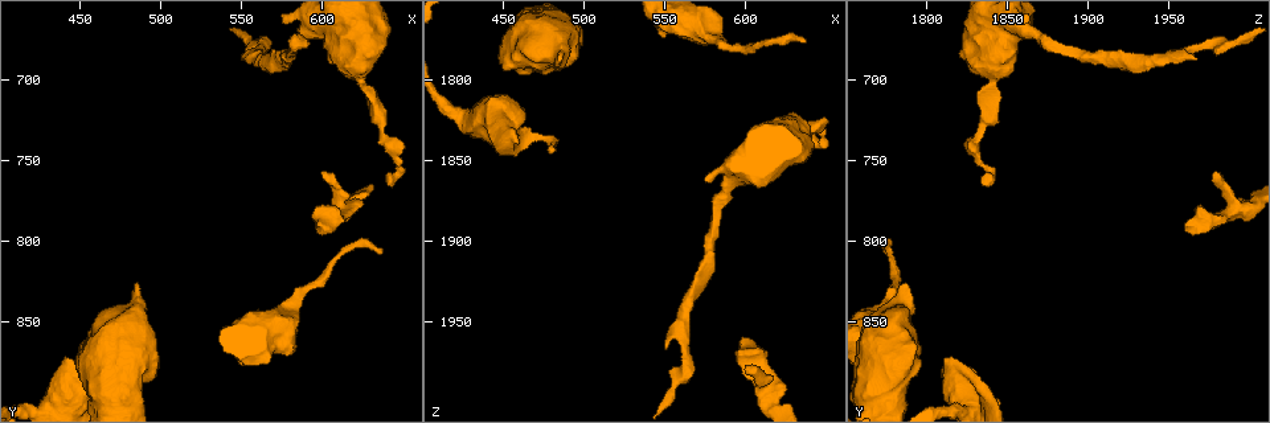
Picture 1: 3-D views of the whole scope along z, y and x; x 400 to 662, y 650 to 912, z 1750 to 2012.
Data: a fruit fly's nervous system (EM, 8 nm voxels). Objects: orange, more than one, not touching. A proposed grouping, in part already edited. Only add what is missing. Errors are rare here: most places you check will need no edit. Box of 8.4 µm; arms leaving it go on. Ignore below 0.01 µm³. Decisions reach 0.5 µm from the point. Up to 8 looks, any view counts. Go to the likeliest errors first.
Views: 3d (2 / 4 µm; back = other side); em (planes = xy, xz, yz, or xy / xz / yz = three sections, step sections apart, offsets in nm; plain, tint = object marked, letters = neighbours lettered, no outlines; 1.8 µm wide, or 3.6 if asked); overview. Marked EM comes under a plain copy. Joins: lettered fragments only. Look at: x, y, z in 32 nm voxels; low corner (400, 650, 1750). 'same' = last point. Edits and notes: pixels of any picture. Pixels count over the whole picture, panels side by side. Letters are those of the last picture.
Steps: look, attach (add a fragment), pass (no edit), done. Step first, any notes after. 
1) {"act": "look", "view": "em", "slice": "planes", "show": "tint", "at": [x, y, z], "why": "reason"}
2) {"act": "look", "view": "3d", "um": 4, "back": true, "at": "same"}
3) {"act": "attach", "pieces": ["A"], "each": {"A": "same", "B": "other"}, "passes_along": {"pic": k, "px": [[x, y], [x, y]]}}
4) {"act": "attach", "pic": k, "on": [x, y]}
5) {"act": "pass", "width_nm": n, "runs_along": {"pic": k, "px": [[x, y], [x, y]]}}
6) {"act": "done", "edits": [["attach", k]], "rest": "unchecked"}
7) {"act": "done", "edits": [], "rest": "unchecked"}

{"act": "look", "view": "3d", "um": 2, "at": [602, 758, 1976], "why": "branch stops here"}

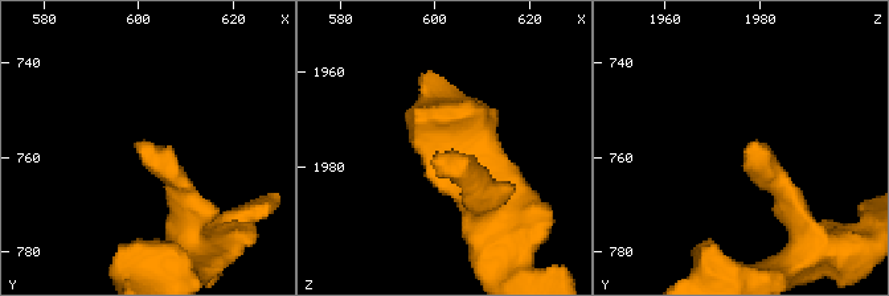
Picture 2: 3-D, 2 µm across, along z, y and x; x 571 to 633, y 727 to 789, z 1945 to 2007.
{"act": "look", "view": "em", "slice": "yz", "step": 4, "show": "letters", "at": [601, 759, 1978]}

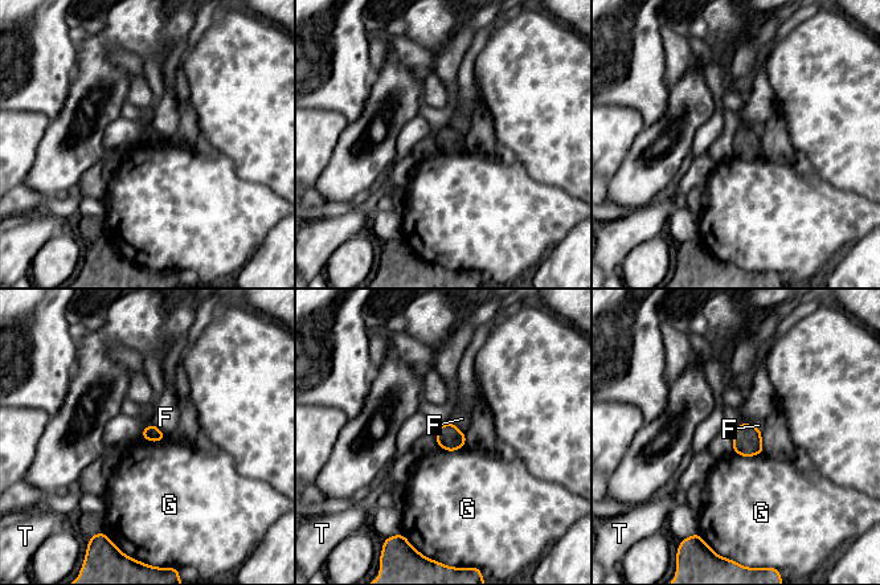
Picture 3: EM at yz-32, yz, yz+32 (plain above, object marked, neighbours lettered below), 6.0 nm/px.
{"act": "pass", "each": {"F": "other", "G": "other", "T": "other"}, "border": {"pic": 3, "px": [[733, 451], [745, 457], [762, 453]]}, "found": "no lettered fragment goes on from it"}

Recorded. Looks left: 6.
{"act": "look", "view": "em", "slice": "yz", "step": 4, "show": "tint", "at": [484, 826, 1786], "why": "thick end"}

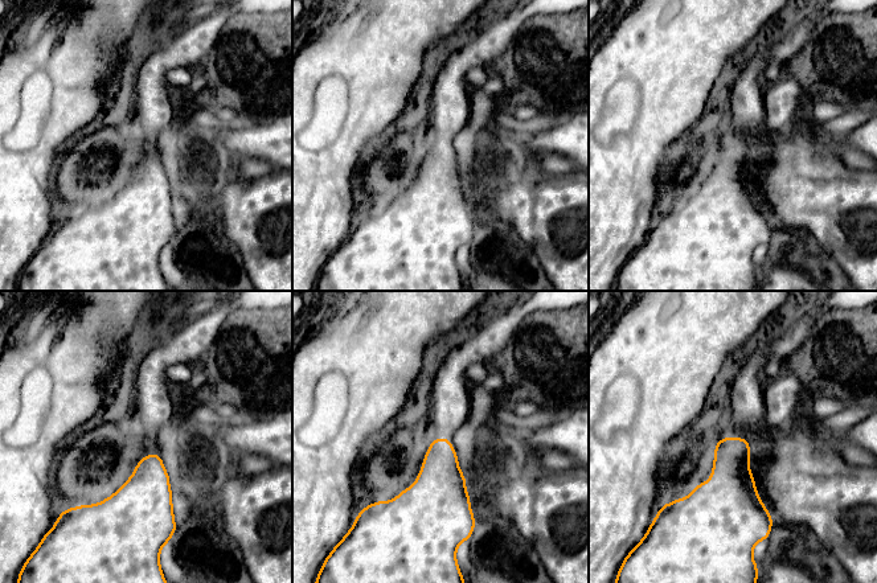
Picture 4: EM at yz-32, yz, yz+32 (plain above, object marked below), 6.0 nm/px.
{"act": "look", "view": "em", "slice": "planes", "show": "letters", "at": "same"}

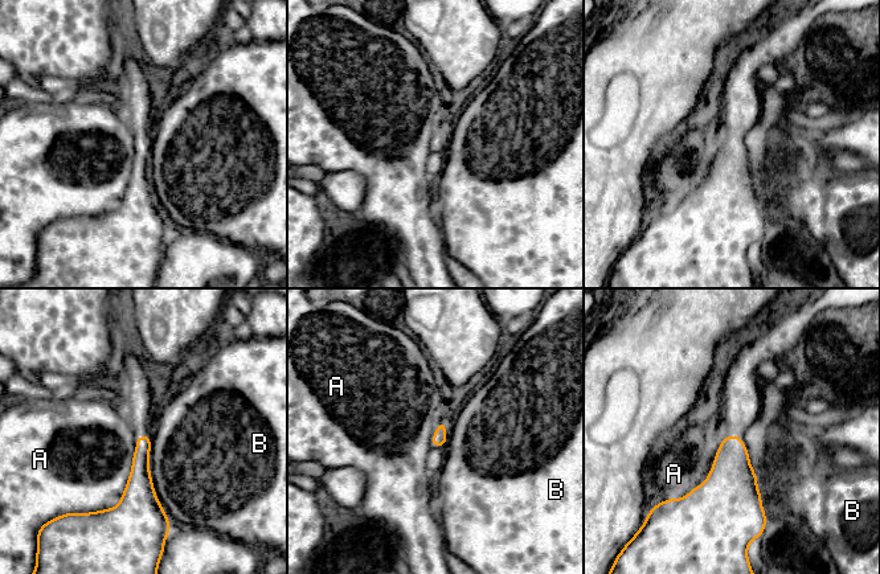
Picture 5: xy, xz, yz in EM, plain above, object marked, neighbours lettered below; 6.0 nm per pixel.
{"act": "pass", "each": {"A": "other", "B": "other"}, "border": {"pic": 5, "px": [[138, 437], [121, 500], [88, 513]]}, "found": "no lettered fragment goes on from it"}

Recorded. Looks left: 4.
{"act": "look", "view": "em", "slice": "planes", "show": "letters", "at": [638, 806, 1774], "why": "free end"}

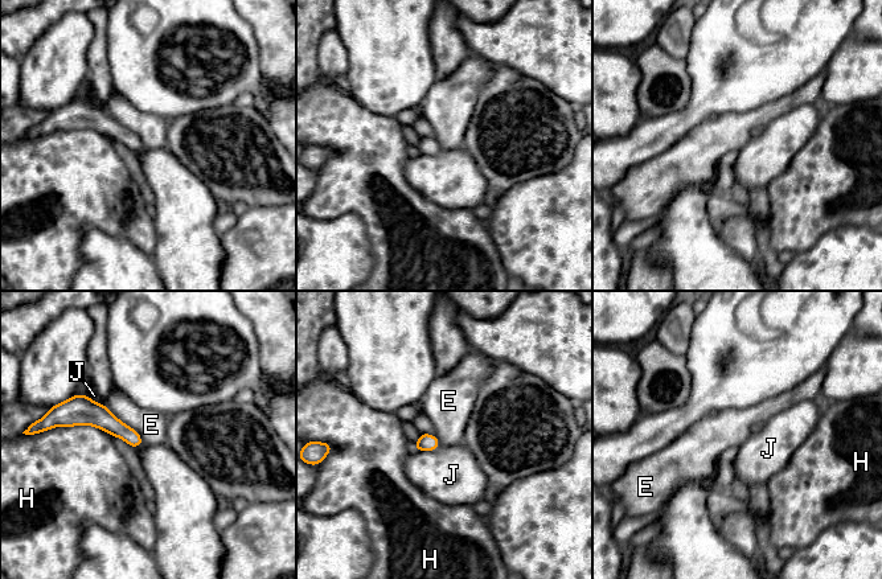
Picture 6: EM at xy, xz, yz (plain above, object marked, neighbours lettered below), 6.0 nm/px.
{"act": "pass", "longest_contact_nm": ["E", 340], "each": {"E": "other", "H": "other", "J": "other"}, "runs_along": {"pic": 6, "px": [[81, 398], [101, 418], [138, 442]]}, "found": "none of them fits"}

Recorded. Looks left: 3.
{"act": "look", "view": "em", "um": 3.6, "slice": "xy", "step": 16, "show": "tint", "at": [642, 764, 1834], "why": "thin end"}

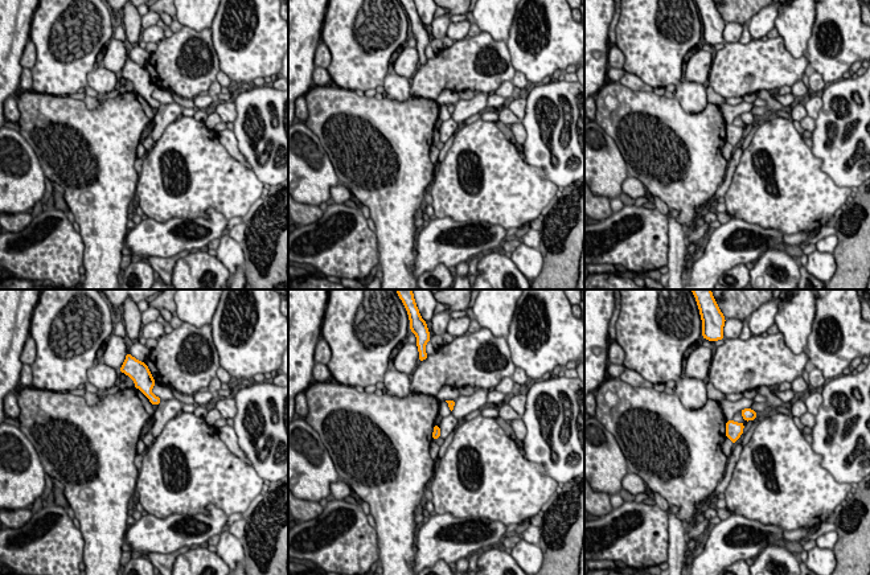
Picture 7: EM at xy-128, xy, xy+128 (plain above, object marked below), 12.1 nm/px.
{"act": "look", "view": "em", "um": 3.6, "slice": "planes", "show": "letters", "at": "same", "why": "cut it another way"}

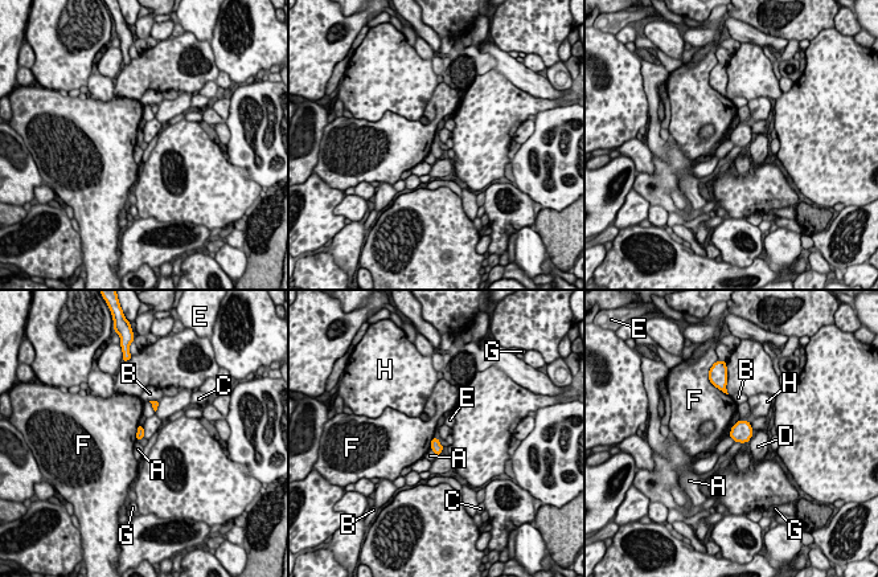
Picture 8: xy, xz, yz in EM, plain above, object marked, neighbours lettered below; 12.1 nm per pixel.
{"act": "pass", "width_nm": 100, "each": {"A": "other", "B": "other", "C": "other", "D": "other", "E": "other", "F": "other", "G": "other", "H": "other"}, "border": {"pic": 8, "px": [[138, 425], [136, 440]]}, "found": "no lettered fragment goes on from it"}

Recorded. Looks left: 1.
{"act": "done", "edits": [], "rest": "unchecked"}

